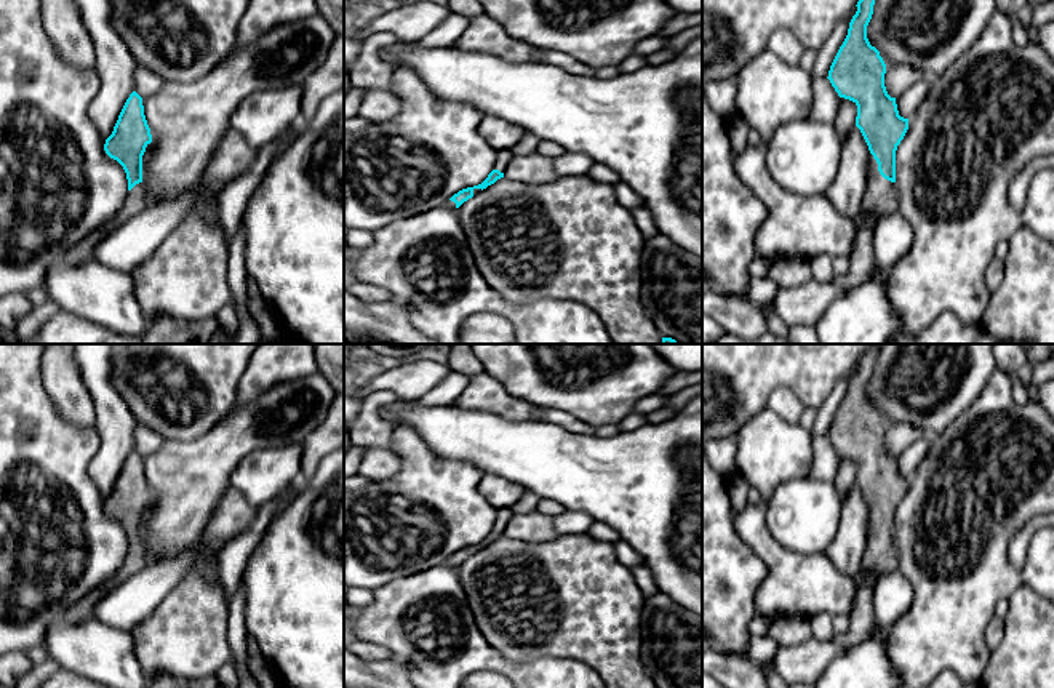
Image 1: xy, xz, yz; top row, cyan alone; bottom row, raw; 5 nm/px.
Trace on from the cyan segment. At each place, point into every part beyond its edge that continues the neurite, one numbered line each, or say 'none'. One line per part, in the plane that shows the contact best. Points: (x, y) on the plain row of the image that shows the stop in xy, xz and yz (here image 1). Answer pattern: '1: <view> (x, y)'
1: yz (882, 556)

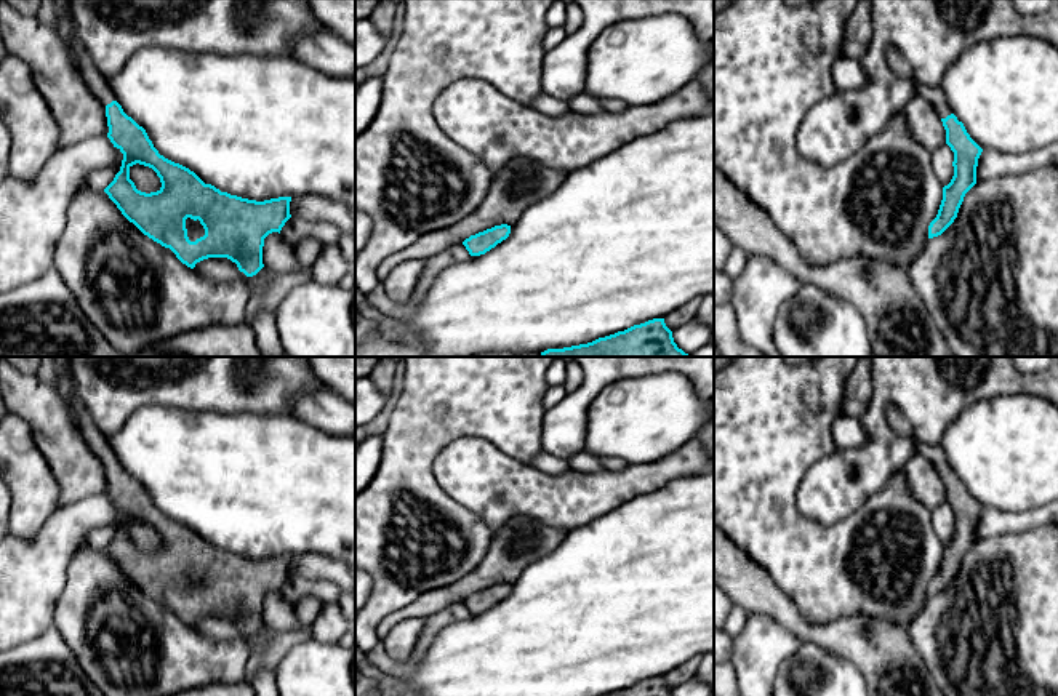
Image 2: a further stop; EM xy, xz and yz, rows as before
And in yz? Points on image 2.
1: yz (935, 453)

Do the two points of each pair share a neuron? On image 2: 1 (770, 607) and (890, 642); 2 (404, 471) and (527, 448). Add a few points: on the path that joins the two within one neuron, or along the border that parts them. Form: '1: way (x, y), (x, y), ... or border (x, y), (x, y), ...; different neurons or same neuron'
1: way (801, 626), (809, 632), (860, 639); same neuron
2: way (434, 440), (450, 424), (496, 424); same neuron

